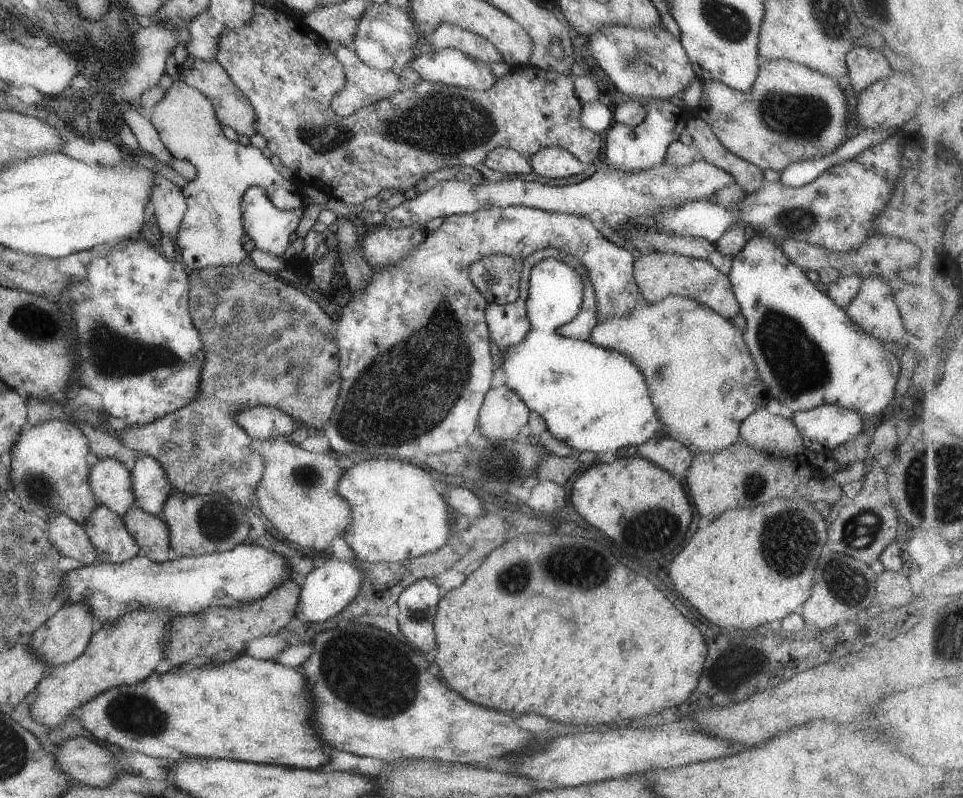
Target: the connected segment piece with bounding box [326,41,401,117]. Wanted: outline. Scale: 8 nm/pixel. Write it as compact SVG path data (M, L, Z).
M326 41L329 50L334 52L339 64L341 64L344 72L343 88L334 94L330 100L330 109L340 117L355 114L356 110L361 107L377 103L384 98L390 97L395 91L401 87L398 81L397 71L380 71L372 69L359 60L359 57L354 53L352 46L335 41Z

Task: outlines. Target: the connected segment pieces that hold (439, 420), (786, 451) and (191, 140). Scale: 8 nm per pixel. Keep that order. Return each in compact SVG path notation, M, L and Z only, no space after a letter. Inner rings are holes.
M521 205L499 207L481 207L469 214L453 215L444 218L437 230L433 230L405 257L396 263L390 263L383 267L370 267L372 274L368 281L359 291L353 291L352 297L345 305L335 322L336 347L338 348L338 370L340 372L340 387L333 406L332 413L328 418L323 430L330 449L339 454L360 454L362 458L381 457L408 460L417 457L421 453L424 456L431 453L454 451L458 449L467 437L476 429L478 412L483 402L485 393L490 389L489 382L493 374L493 360L489 353L488 328L484 319L484 308L488 303L486 298L472 285L468 277L468 266L475 261L481 260L487 255L507 255L523 260L526 256L539 249L553 248L564 255L571 255L580 262L578 268L587 271L588 280L594 290L596 306L596 322L603 322L611 317L626 317L630 311L637 308L637 300L640 294L632 275L634 264L633 256L621 247L617 241L607 241L593 224L581 215L567 213L545 212L541 209L524 207Z
M759 407L741 421L738 436L747 446L766 455L803 456L804 446L791 418L772 415L765 407Z
M175 80L154 105L149 120L172 156L189 161L197 171L195 178L183 182L181 187L187 210L178 224L177 236L174 236L179 250L176 254L178 260L192 271L245 261L245 251L241 248L241 237L245 234L240 221L240 202L250 186L262 188L275 206L287 209L301 207L303 210L306 207L298 184L281 178L267 155L263 156L253 145L243 146L223 136L212 105L198 90Z

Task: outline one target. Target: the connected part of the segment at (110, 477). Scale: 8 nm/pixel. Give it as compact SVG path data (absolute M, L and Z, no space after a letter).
M114 458L99 459L91 465L88 472L88 483L97 504L106 506L112 513L119 515L121 518L135 506L130 471L122 462Z

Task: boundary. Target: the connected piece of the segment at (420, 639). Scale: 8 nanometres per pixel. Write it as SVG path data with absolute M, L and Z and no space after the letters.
M419 579L404 588L395 602L398 630L420 654L435 648L433 619L439 599L438 586Z

